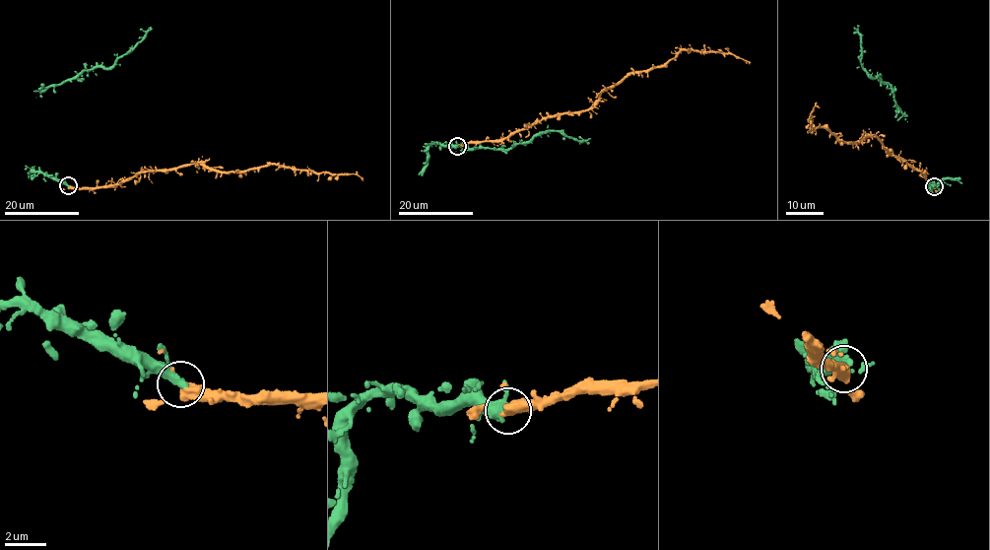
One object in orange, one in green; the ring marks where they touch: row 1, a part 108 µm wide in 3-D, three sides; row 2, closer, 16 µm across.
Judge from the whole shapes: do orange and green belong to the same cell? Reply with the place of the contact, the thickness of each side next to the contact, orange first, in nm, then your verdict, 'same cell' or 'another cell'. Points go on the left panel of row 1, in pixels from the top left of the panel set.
(68, 185) | 550/360 nm | same cell

